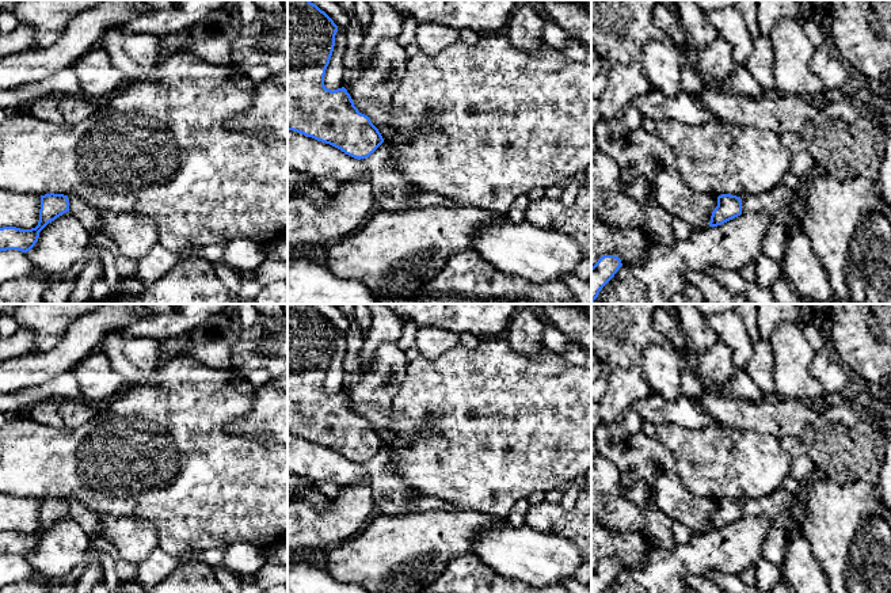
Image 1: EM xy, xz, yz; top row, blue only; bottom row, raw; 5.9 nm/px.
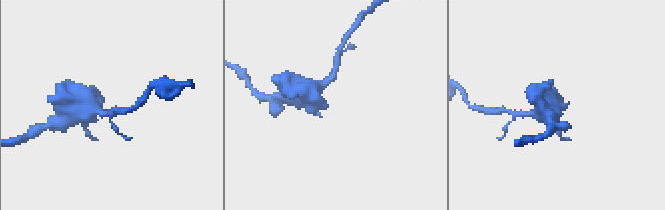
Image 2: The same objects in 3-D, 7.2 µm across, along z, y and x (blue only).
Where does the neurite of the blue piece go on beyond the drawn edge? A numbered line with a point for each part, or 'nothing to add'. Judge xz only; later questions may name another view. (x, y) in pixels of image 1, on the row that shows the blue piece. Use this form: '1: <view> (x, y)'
nothing to add

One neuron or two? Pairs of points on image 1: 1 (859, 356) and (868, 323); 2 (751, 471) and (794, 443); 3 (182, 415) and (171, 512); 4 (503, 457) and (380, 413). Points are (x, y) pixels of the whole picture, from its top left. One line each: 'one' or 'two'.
1: one
2: two
3: one
4: two

